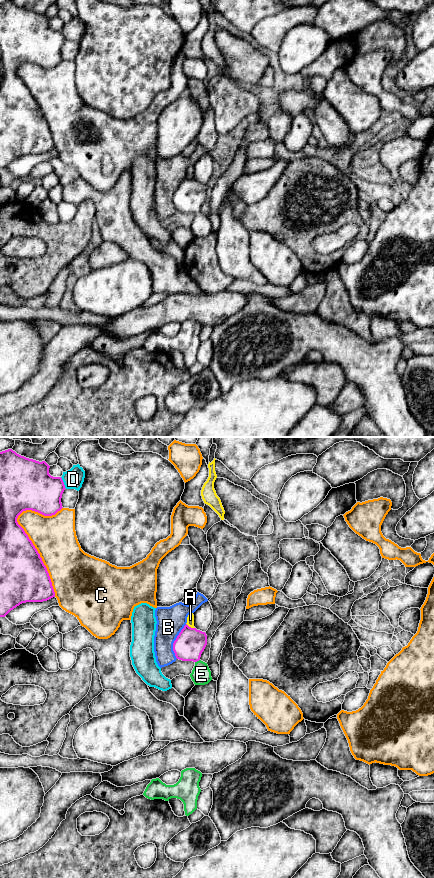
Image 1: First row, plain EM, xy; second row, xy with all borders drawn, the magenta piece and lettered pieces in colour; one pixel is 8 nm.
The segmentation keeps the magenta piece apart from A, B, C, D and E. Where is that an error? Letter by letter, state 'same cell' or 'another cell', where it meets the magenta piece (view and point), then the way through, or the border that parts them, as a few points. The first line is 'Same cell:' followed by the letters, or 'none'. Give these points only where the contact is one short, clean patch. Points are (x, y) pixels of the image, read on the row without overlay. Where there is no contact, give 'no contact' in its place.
Same cell: E
A: another cell; contact xy (190, 179)
B: another cell; contact xy (174, 193); border xy (186, 176), (173, 195), (173, 204), (176, 210)
C: another cell; contact xy (38, 105)
D: another cell; contact xy (63, 35)
E: same cell; contact xy (197, 212); way xy (190, 195), (190, 201), (197, 212), (201, 220), (201, 226)

